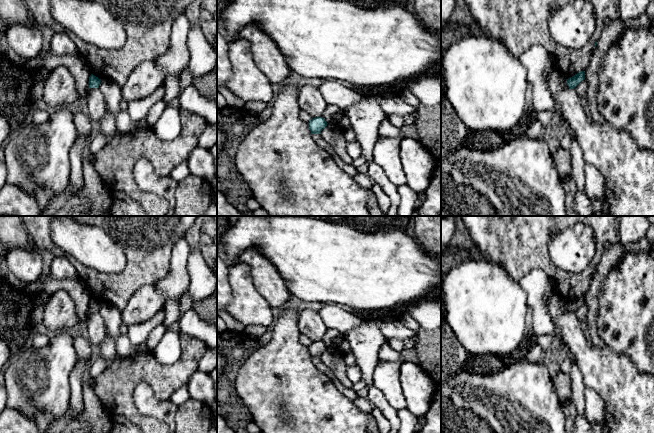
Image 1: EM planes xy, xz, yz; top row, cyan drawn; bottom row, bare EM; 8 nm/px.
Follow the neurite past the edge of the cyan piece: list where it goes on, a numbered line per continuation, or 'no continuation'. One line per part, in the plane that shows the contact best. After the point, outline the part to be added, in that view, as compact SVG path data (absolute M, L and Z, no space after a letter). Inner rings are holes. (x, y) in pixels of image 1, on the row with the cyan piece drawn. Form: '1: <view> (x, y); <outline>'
no continuation

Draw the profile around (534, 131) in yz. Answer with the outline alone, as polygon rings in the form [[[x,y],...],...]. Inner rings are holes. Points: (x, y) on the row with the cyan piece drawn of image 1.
[[[536,120],[533,122],[525,131],[522,132],[521,136],[525,136],[531,139],[541,138],[544,127]]]

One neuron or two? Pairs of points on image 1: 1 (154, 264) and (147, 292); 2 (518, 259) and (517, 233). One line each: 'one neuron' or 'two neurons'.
1: two neurons
2: one neuron

